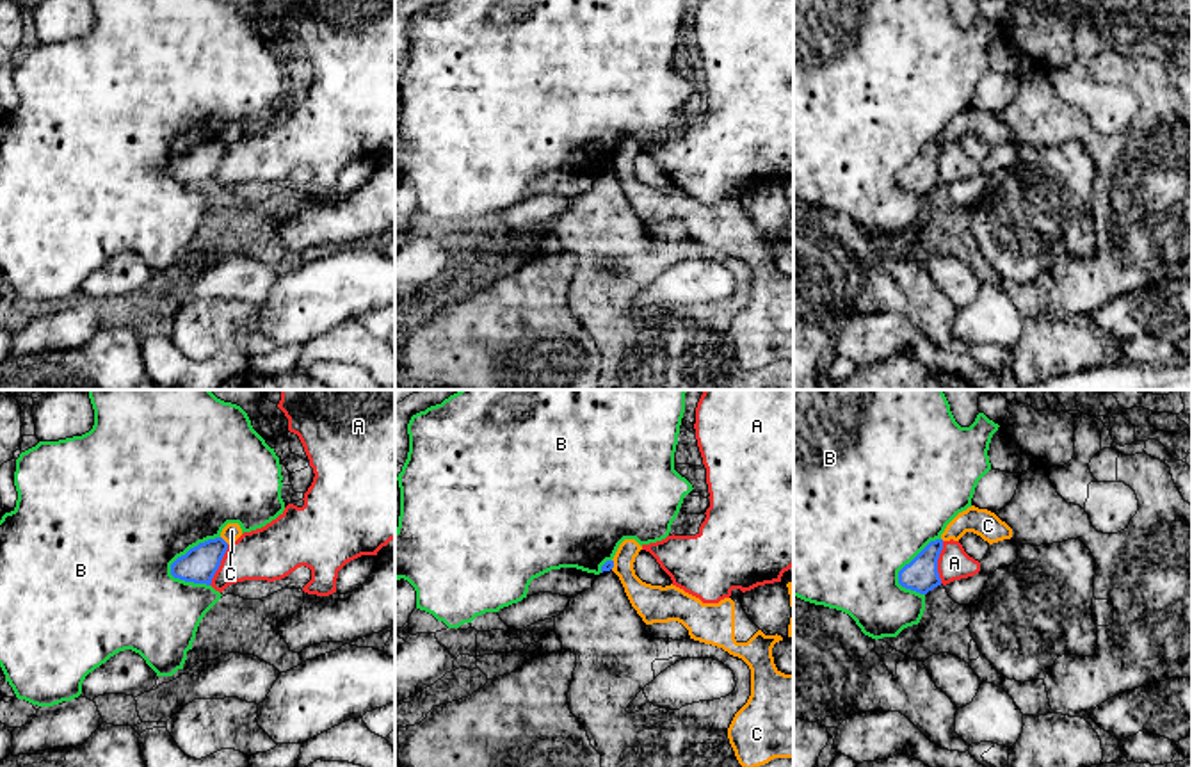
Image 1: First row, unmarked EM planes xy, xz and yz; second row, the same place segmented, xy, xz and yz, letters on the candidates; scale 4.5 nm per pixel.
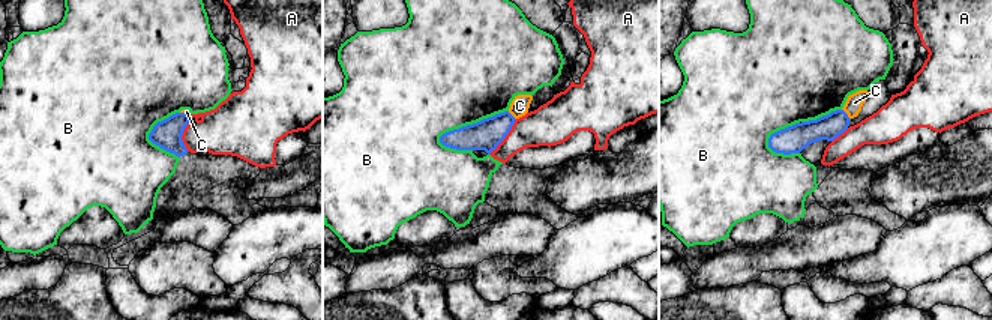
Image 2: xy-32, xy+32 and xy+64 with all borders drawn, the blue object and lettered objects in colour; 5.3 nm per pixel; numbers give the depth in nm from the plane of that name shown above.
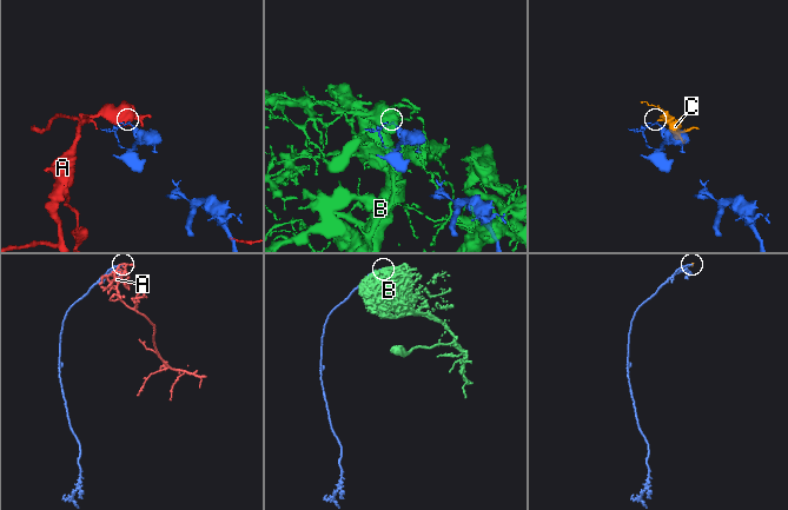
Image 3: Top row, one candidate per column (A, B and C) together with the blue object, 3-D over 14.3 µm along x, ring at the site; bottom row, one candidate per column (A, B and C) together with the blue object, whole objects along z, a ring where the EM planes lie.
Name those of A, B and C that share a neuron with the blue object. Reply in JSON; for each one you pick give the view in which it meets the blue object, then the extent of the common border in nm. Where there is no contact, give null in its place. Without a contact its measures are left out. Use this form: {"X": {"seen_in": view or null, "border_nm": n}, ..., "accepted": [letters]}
{"accepted": []}

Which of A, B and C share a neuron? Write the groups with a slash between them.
A / B / C

